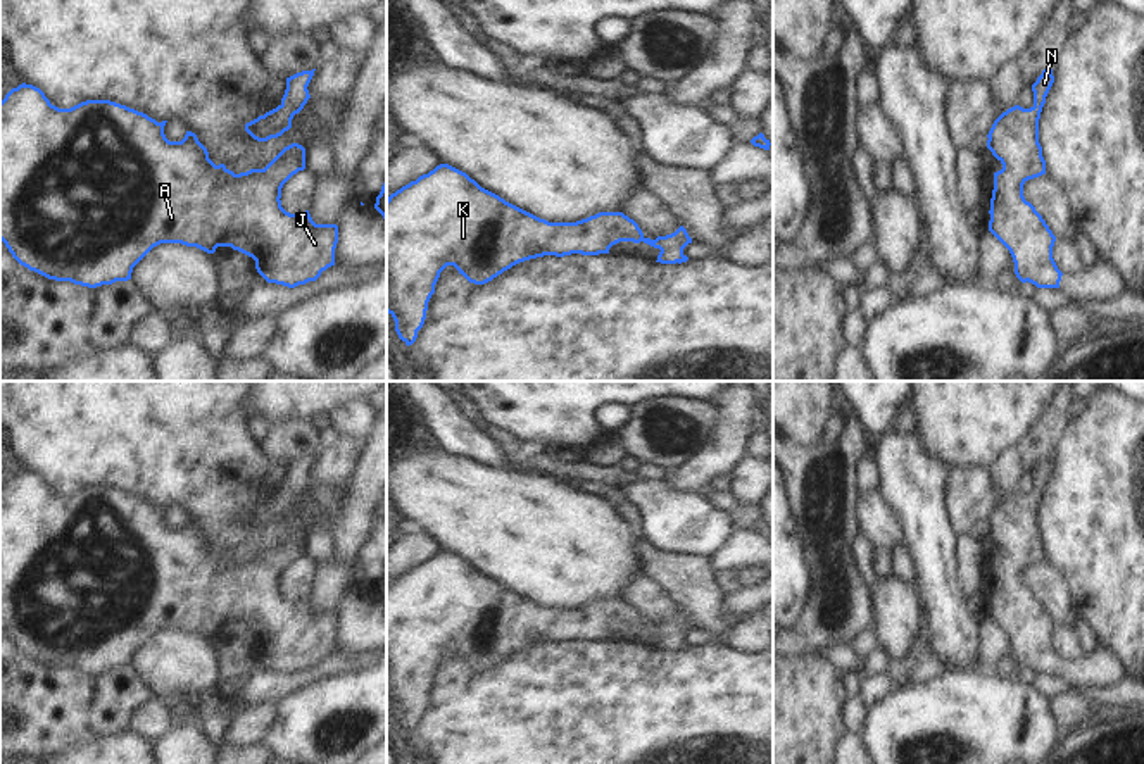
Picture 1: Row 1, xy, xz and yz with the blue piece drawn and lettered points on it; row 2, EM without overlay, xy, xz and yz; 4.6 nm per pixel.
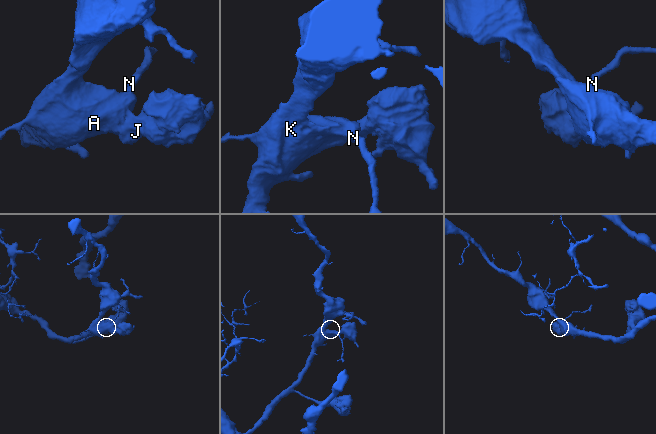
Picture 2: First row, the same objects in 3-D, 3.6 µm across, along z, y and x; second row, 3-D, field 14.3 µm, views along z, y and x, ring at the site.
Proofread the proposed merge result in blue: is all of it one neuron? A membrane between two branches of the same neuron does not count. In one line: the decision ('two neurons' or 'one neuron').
one neuron

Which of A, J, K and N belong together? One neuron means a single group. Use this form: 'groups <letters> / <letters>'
groups A J K N

